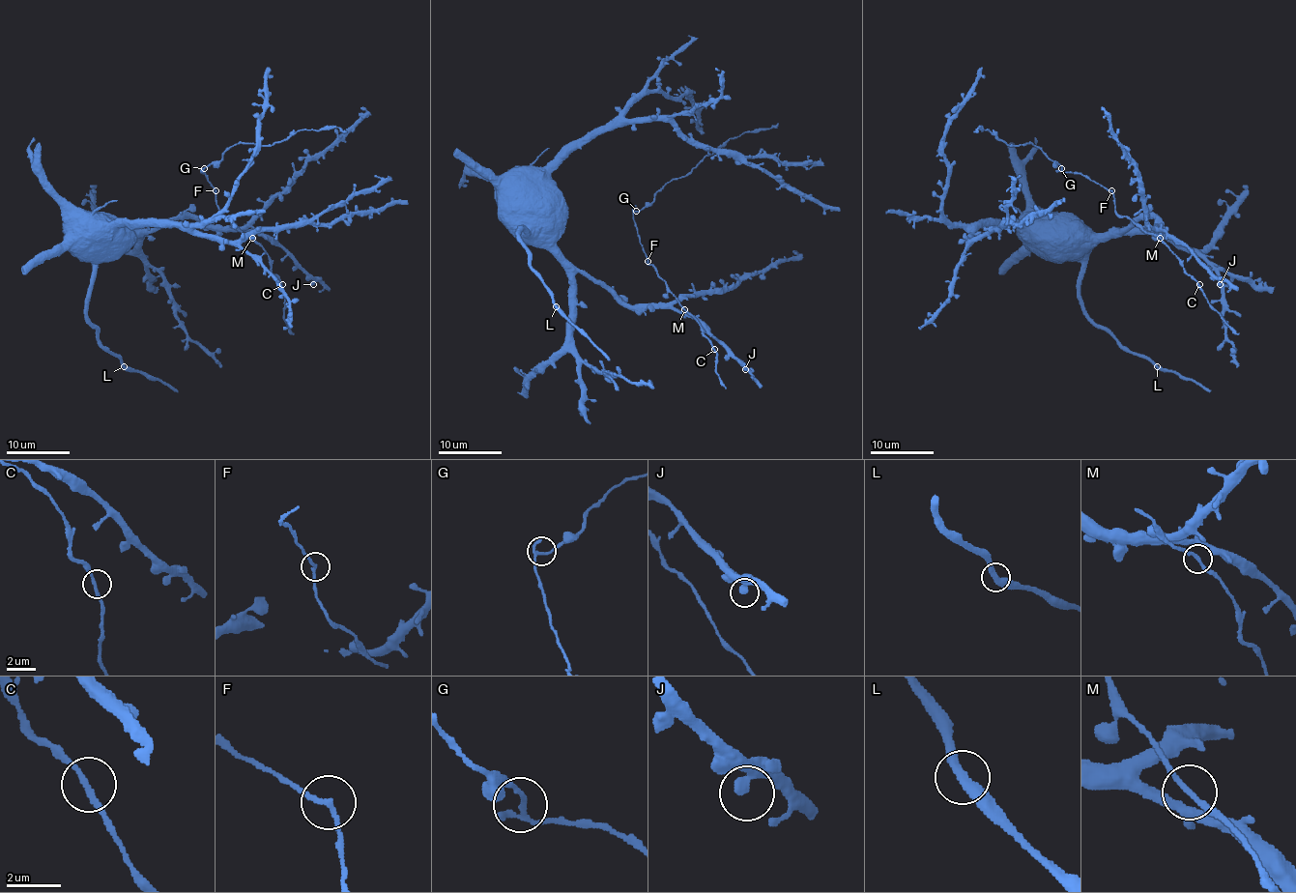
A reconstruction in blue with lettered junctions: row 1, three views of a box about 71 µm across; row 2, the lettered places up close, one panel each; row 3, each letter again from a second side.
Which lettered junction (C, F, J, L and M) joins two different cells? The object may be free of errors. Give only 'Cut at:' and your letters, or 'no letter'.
Cut at: F

